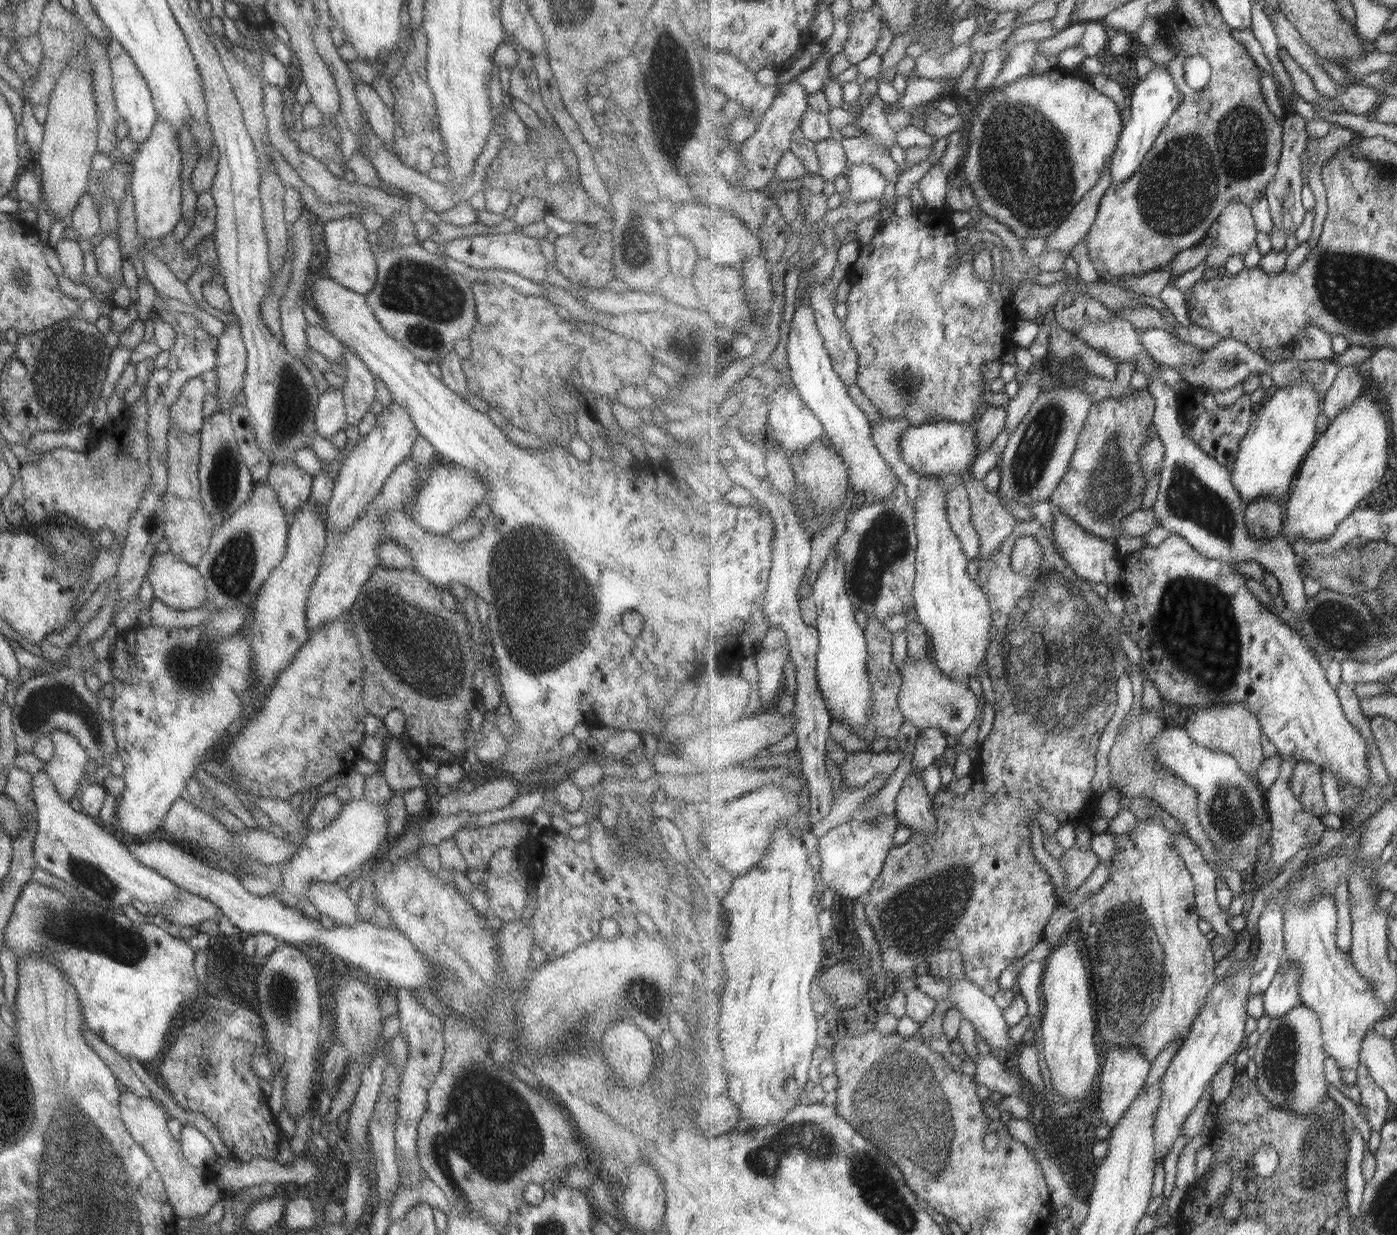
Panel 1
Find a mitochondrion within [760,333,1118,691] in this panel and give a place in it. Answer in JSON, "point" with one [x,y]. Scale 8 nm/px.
{"point":[885,544]}

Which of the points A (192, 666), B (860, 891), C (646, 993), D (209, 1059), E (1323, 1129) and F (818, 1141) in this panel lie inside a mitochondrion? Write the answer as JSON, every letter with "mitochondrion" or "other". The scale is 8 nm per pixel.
{"A":"mitochondrion","B":"other","C":"mitochondrion","D":"mitochondrion","E":"mitochondrion","F":"mitochondrion"}

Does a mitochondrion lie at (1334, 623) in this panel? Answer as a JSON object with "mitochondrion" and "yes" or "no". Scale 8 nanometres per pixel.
{"mitochondrion":"yes"}

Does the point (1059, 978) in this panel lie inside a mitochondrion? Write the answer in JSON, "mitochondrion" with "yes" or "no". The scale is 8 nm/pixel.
{"mitochondrion":"no"}

